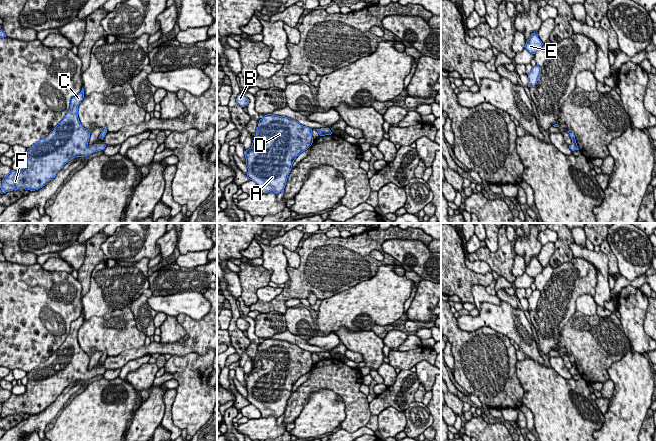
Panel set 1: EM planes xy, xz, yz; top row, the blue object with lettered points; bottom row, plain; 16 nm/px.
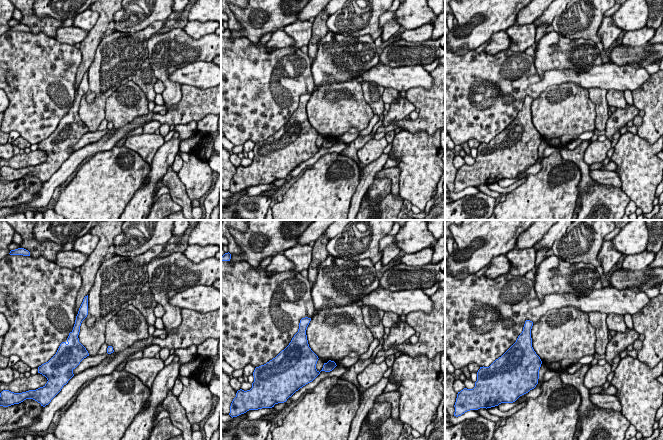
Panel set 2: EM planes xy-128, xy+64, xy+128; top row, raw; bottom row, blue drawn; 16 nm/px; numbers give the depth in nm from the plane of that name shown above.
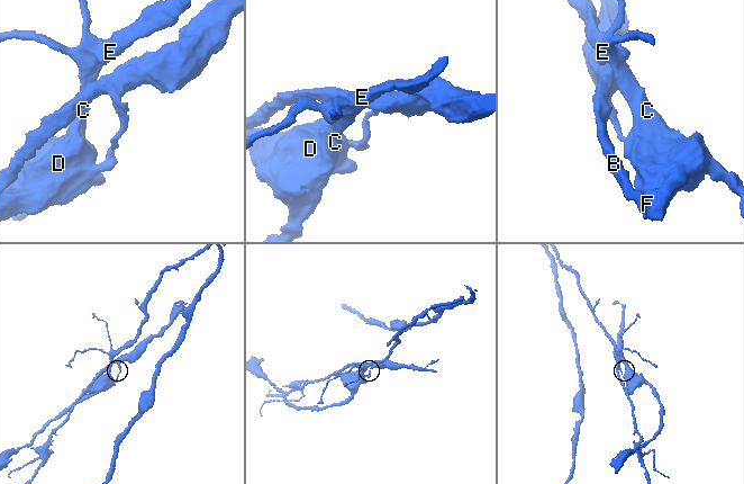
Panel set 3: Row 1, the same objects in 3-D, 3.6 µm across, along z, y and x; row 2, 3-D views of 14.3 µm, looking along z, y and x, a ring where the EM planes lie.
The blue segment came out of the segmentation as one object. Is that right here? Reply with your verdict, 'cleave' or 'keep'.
cleave

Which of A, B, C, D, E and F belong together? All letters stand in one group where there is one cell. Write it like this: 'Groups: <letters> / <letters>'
Groups: A C D E F / B

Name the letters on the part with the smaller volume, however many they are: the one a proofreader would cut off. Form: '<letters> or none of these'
B

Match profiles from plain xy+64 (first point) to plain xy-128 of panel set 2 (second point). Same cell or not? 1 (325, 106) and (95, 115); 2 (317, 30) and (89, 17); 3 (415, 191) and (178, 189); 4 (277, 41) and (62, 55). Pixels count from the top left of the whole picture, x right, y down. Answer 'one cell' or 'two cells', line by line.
1: two cells
2: two cells
3: two cells
4: two cells

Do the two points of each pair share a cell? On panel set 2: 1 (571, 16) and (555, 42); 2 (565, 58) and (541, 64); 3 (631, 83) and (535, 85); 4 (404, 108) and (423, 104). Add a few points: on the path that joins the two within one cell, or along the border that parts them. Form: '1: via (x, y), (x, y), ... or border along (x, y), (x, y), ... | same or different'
1: border along (551, 28), (563, 36), (582, 39) | different
2: via (559, 58), (547, 58) | same
3: via (607, 77), (559, 77) | same
4: border along (406, 97), (416, 107) | different

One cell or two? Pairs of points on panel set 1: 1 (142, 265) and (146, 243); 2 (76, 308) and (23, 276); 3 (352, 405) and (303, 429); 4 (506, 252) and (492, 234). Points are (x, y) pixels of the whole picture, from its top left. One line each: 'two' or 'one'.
1: two
2: one
3: two
4: two

